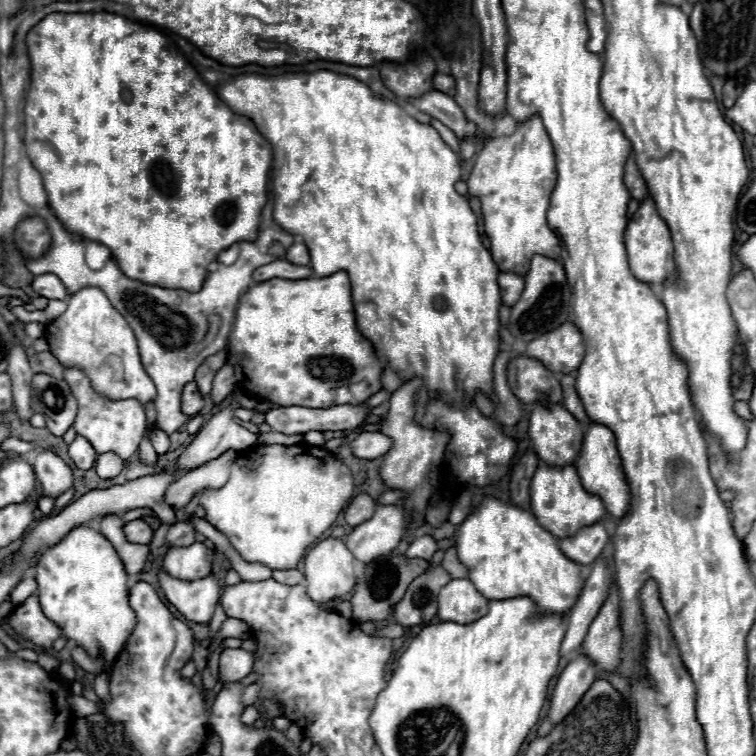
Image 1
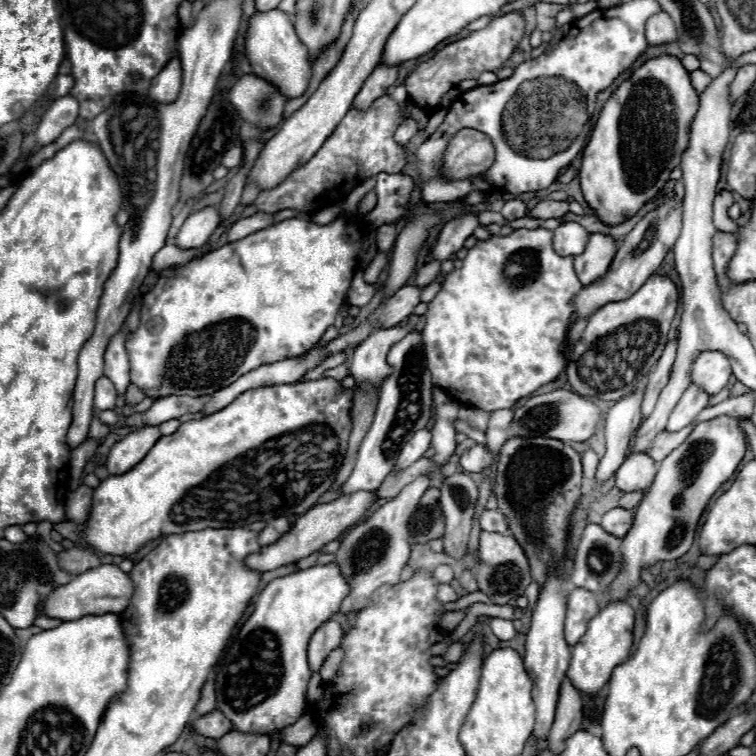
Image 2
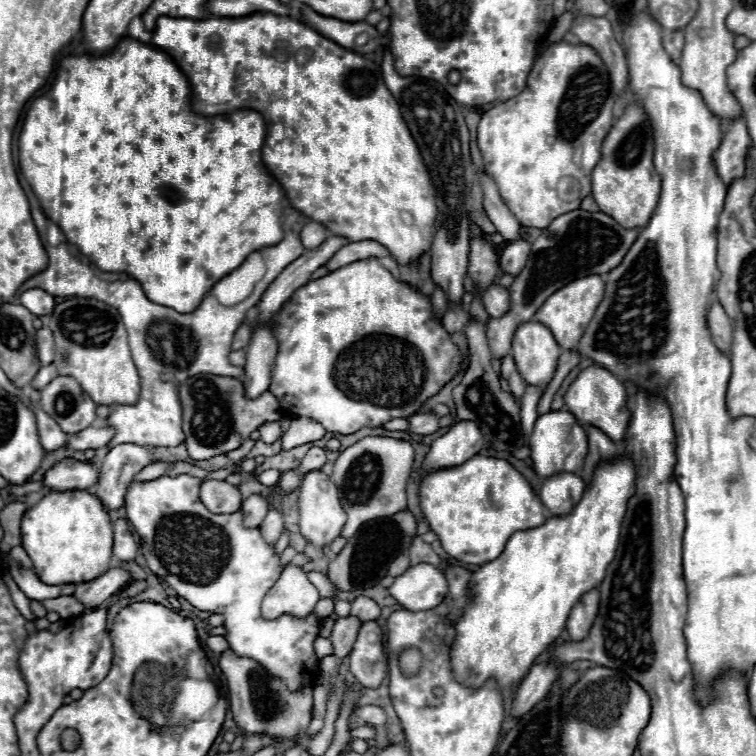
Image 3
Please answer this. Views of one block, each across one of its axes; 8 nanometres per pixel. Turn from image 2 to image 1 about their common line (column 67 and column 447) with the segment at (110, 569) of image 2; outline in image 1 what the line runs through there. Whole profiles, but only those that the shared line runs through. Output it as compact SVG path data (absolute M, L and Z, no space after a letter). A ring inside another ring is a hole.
M468 578L450 580L438 594L438 616L444 622L474 622L486 614L486 602Z

